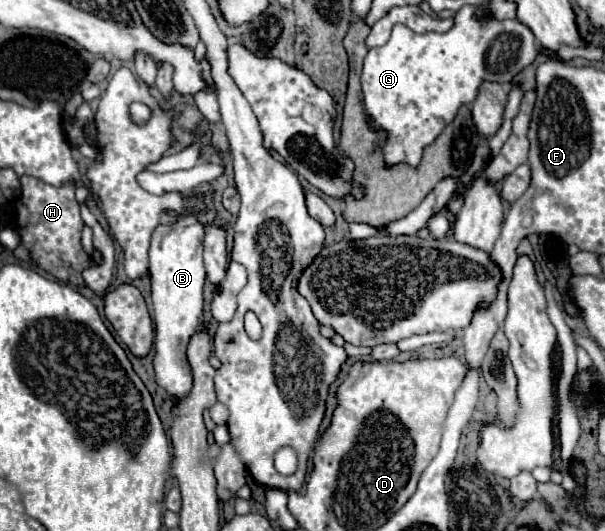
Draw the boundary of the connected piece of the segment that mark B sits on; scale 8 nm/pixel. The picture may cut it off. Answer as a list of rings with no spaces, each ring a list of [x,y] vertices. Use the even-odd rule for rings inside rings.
[[[181,218],[175,226],[157,226],[149,250],[149,274],[155,320],[155,380],[175,400],[183,400],[193,386],[193,370],[187,360],[187,344],[197,332],[203,314],[203,224],[197,218]]]

